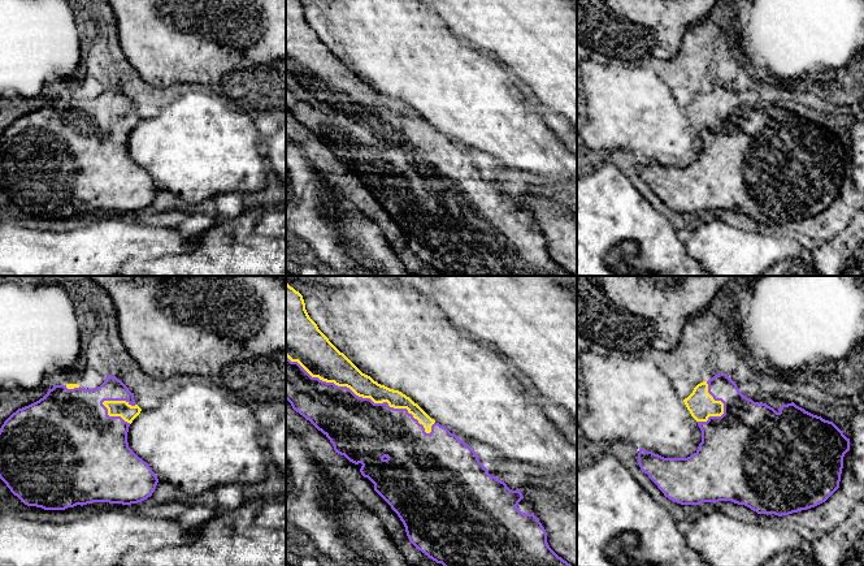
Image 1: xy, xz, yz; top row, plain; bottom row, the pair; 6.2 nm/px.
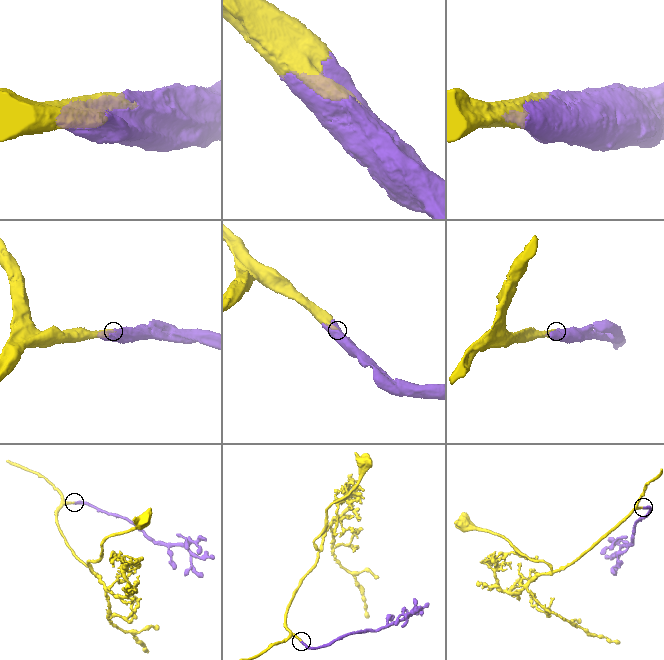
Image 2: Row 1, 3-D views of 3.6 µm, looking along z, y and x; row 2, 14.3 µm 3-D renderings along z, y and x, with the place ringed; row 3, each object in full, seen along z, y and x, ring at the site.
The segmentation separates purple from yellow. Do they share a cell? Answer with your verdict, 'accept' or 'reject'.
accept

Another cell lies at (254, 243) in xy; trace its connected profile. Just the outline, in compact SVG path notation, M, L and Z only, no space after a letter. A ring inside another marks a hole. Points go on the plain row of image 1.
M286 202L246 209L235 217L220 215L217 219L213 228L196 236L190 250L155 259L130 260L114 276L286 276Z

